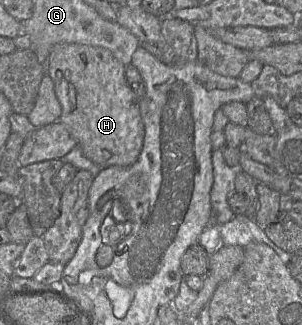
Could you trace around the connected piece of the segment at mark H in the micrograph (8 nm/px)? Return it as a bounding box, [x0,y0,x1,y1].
[46,43,144,168]

